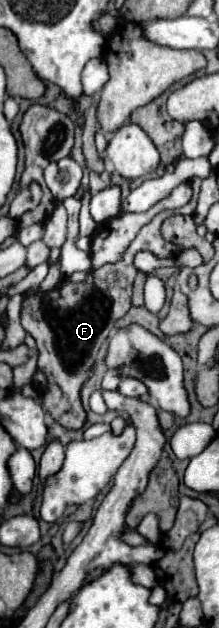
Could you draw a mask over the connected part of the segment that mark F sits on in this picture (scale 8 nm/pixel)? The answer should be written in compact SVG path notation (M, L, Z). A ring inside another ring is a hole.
M192 179L192 191L194 193L188 205L176 211L162 211L148 225L144 225L136 235L136 239L126 249L122 261L114 265L104 265L100 269L92 269L86 281L82 283L74 283L70 281L70 277L64 277L52 291L44 293L36 289L26 293L26 299L20 311L22 327L36 341L38 371L42 371L48 381L46 391L42 393L44 407L60 425L68 429L80 429L86 419L86 413L80 403L80 389L82 389L82 383L90 377L92 363L96 361L98 351L106 345L110 329L132 307L132 285L138 273L138 269L134 267L134 255L138 251L152 251L158 259L170 259L174 257L174 251L182 251L182 247L166 241L160 235L160 225L172 213L180 213L180 215L194 213L198 191L200 191L200 179Z

